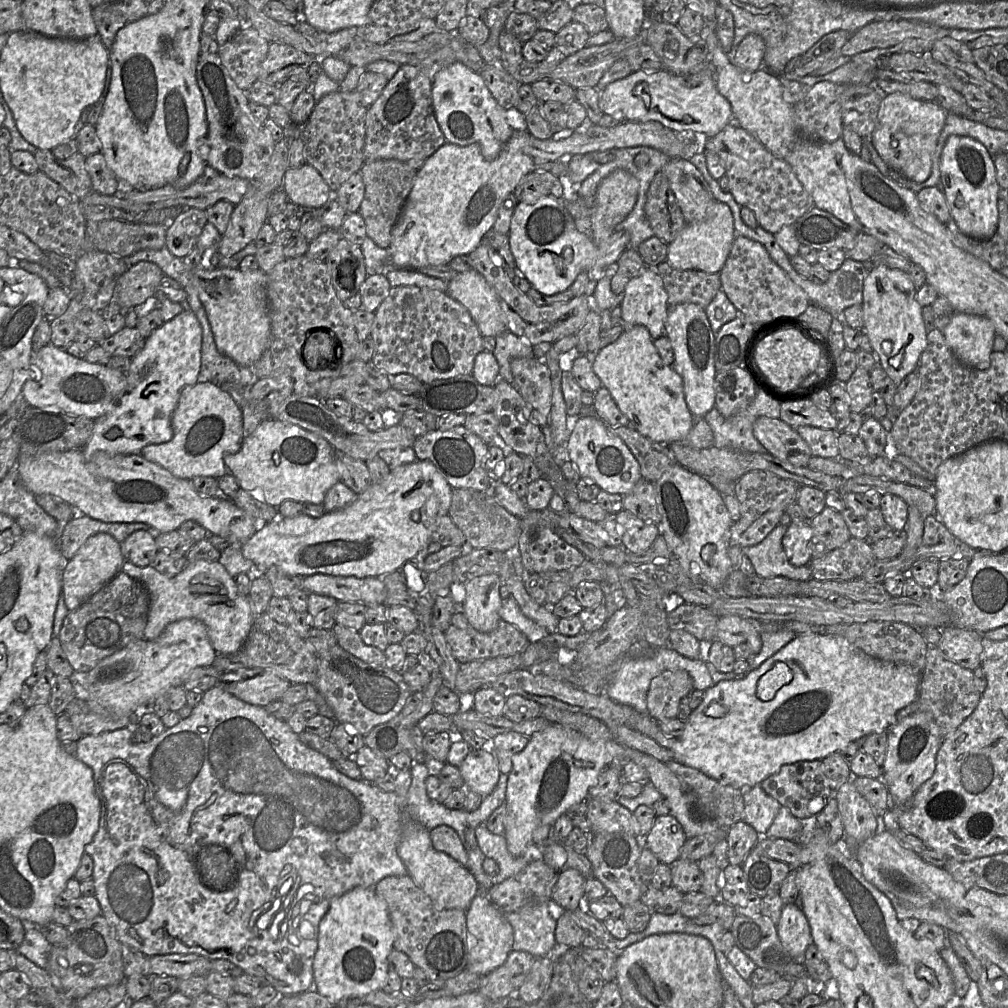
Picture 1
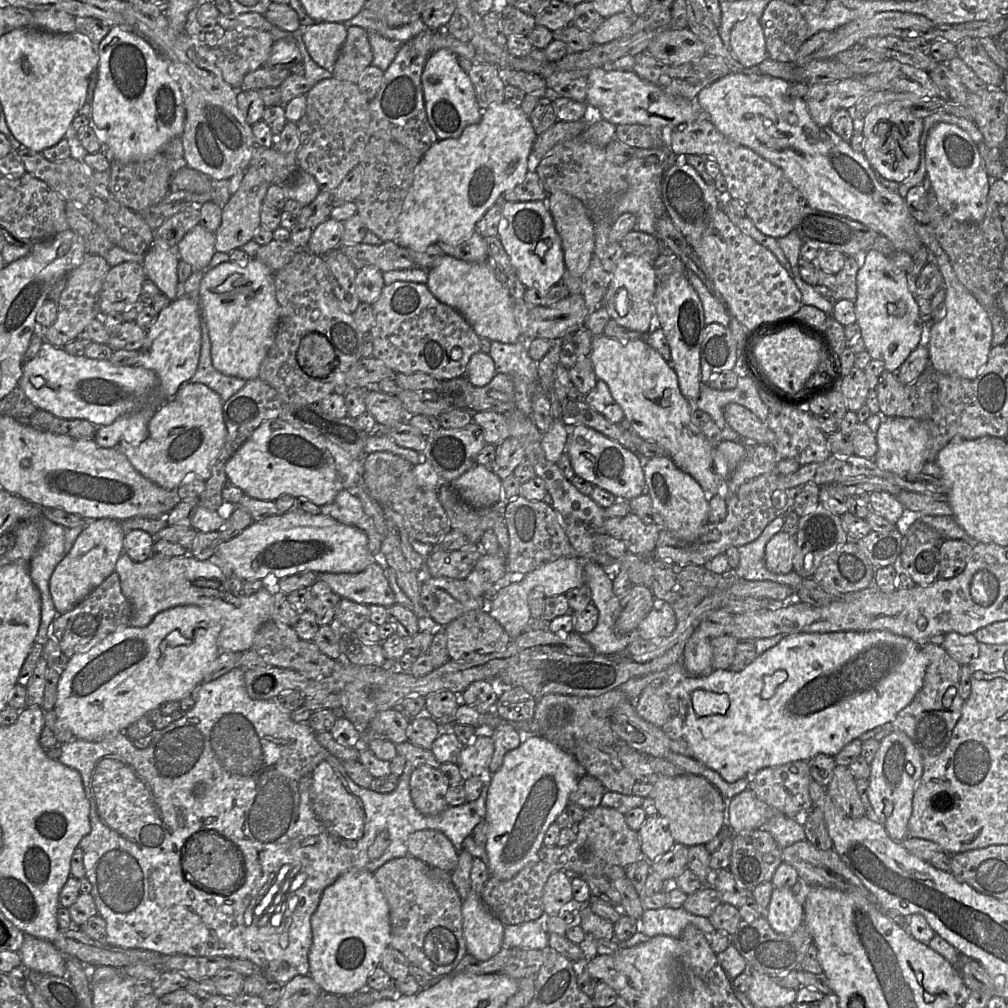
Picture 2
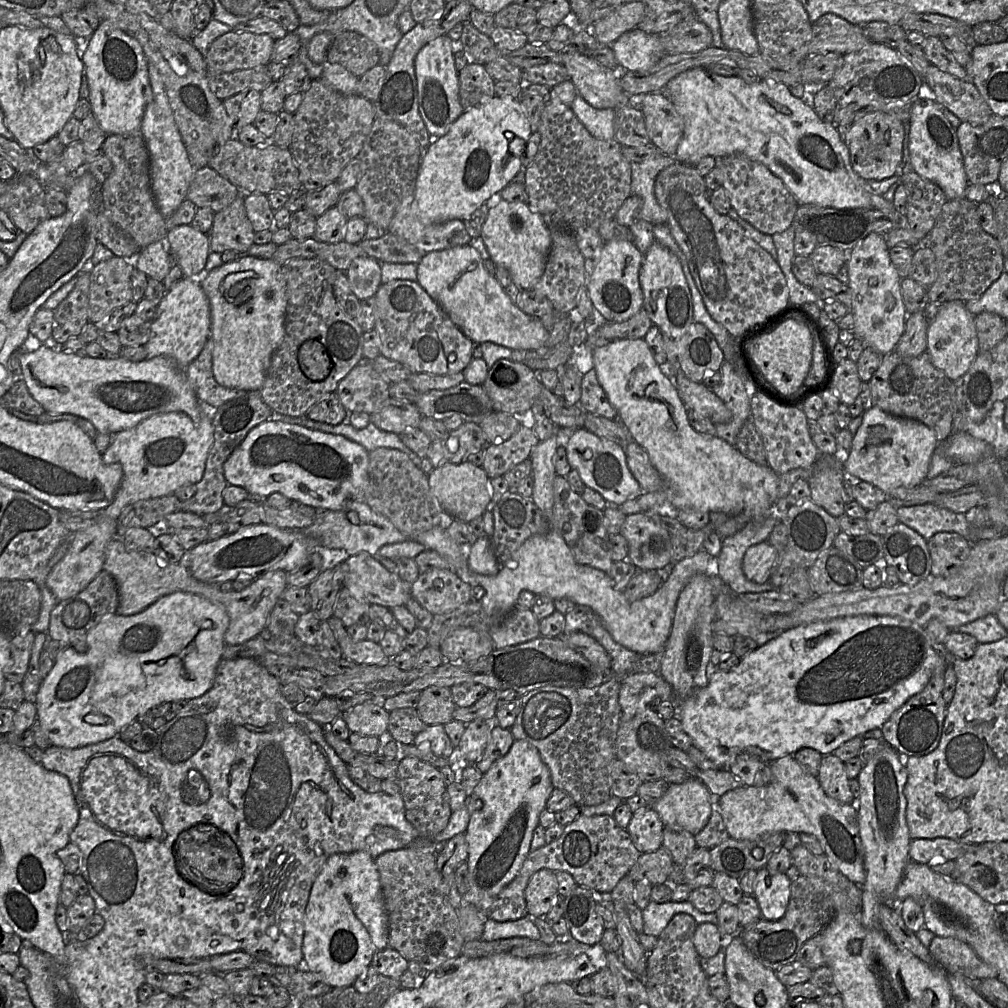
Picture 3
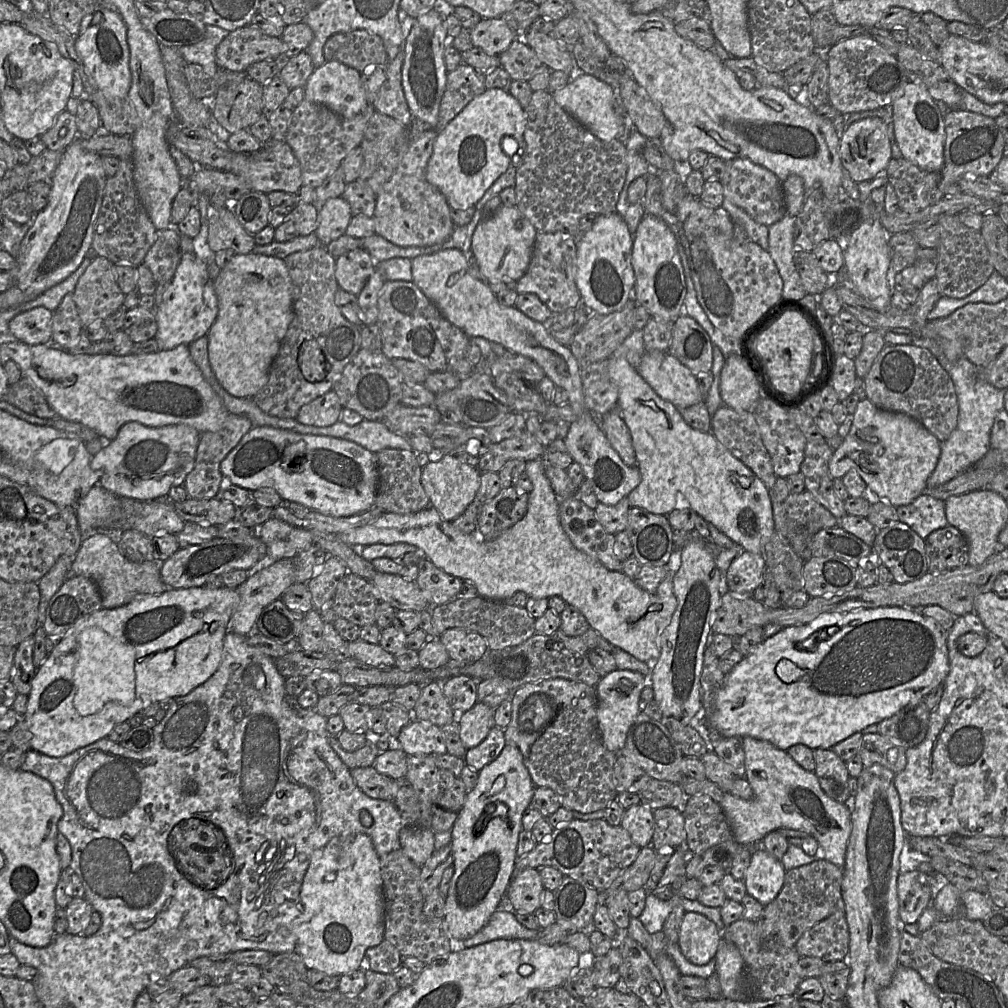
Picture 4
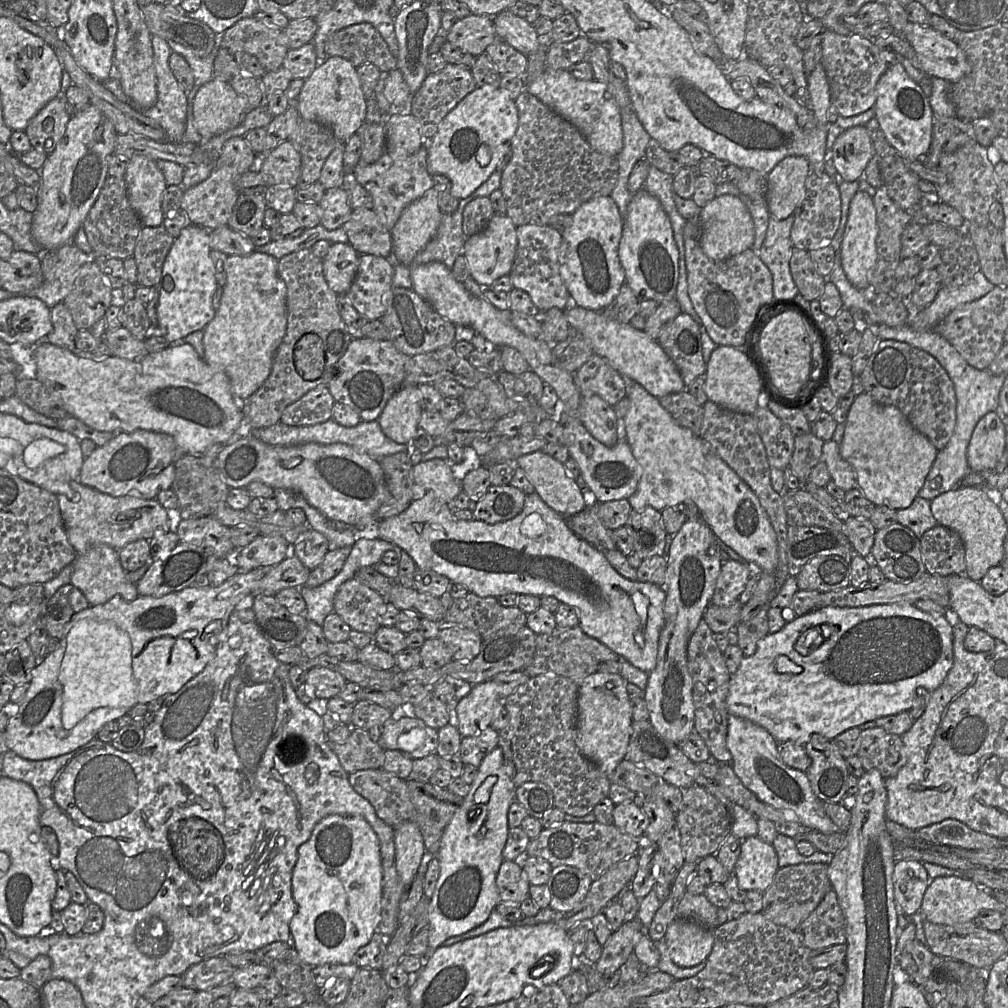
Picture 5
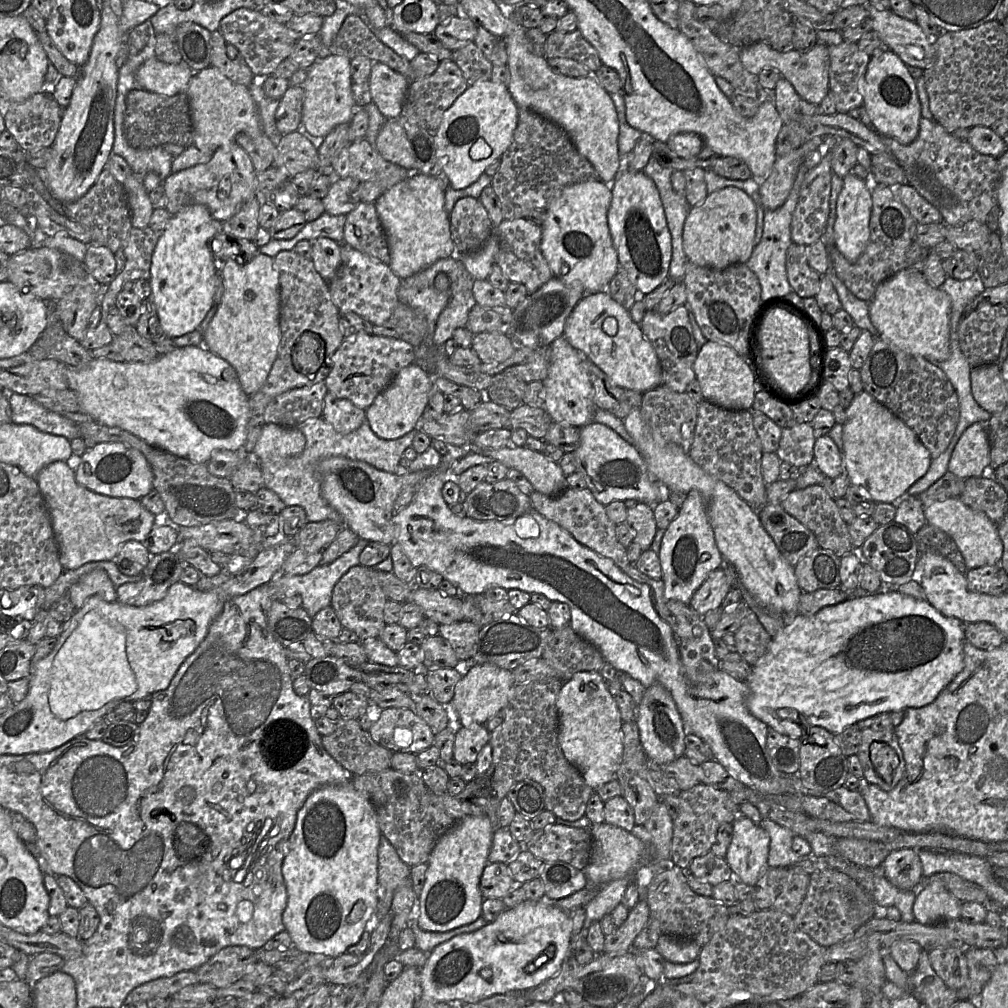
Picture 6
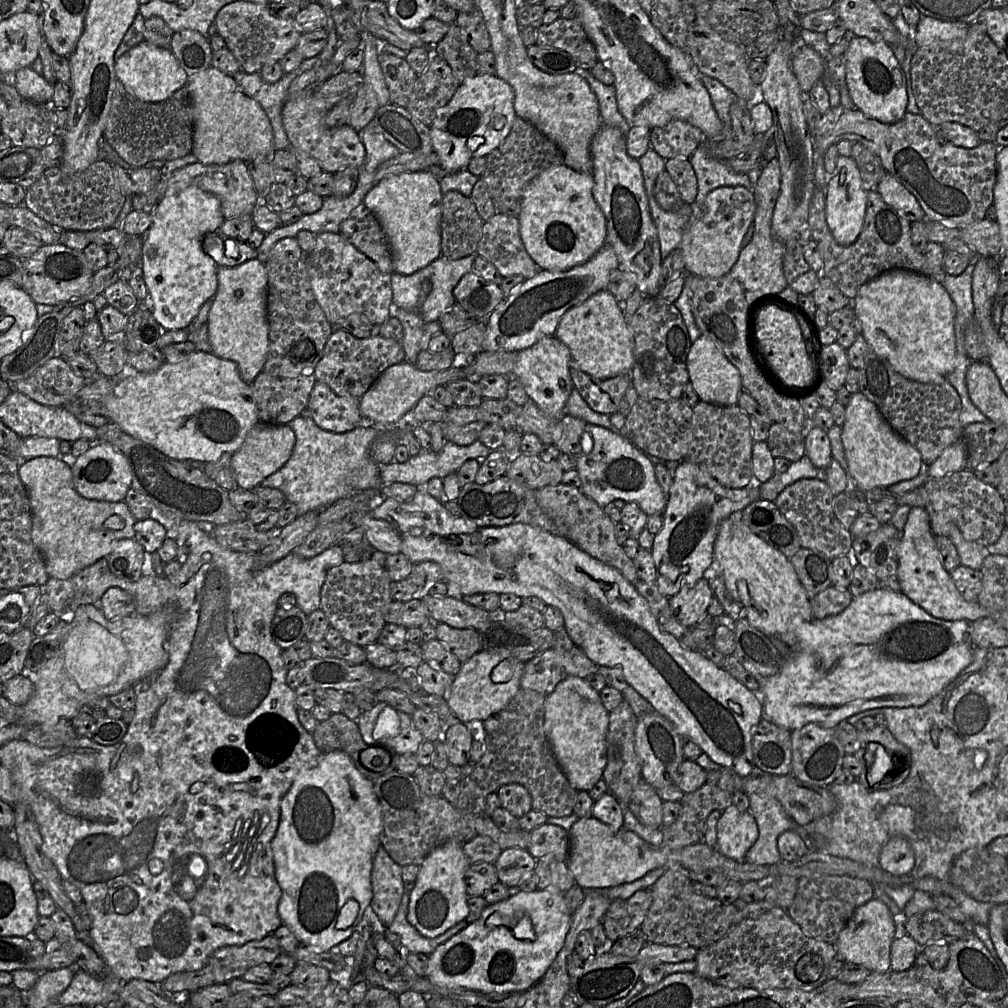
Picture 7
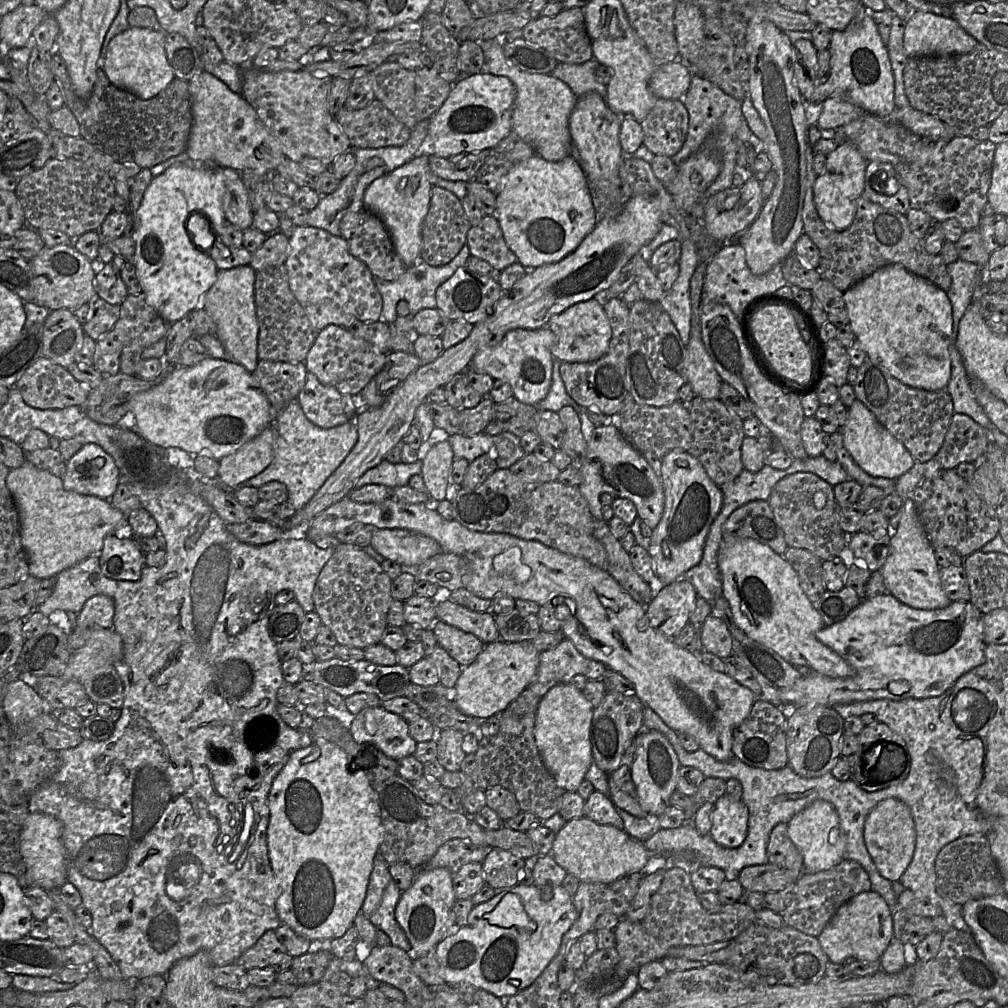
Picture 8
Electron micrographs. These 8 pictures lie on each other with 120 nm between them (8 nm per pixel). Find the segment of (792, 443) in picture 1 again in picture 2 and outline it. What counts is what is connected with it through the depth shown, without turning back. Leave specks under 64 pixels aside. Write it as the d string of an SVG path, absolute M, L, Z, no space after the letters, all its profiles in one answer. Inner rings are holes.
M730 403L724 408L724 416L728 425L744 439L767 446L774 446L774 432L766 422L761 421L744 406Z

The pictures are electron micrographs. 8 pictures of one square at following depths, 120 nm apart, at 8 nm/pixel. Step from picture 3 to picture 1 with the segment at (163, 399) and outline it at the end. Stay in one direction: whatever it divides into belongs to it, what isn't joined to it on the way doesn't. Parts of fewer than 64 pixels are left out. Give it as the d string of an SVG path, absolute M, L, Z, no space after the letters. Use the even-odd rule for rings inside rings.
M50 342L36 352L32 352L29 371L39 372L39 379L27 380L22 388L22 396L34 408L57 407L69 415L85 416L93 420L104 415L120 397L127 386L126 373L107 365L90 363L76 358L66 350Z

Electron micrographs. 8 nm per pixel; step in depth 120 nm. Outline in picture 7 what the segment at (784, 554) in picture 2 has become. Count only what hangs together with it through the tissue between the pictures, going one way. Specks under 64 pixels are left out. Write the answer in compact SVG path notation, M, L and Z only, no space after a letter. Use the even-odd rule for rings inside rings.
M702 577L693 586L684 587L669 597L669 605L676 619L683 626L691 627L707 614L713 597L709 580Z

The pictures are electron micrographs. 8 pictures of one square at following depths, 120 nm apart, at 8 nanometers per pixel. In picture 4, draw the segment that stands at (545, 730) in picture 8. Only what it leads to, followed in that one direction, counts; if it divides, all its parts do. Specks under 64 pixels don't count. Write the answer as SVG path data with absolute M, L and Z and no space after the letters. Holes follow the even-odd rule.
M630 670L610 672L595 686L597 694L597 723L604 746L612 752L619 753L623 748L628 731L640 713L640 694L645 686L645 676Z

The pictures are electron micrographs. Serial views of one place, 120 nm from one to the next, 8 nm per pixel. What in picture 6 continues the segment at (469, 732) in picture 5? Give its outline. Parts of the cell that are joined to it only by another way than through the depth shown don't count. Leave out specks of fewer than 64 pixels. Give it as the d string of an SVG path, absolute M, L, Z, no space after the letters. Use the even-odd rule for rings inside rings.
M493 664L474 665L462 670L462 678L449 705L456 710L462 727L485 725L508 704L514 686L512 671Z

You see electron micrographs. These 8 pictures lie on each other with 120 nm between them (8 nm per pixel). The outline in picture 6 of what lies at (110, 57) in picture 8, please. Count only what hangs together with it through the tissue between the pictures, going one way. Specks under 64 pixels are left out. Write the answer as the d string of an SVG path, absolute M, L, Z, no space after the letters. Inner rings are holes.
M156 57L144 62L136 72L136 79L142 89L167 96L181 92L187 88L194 72L184 62L167 64Z

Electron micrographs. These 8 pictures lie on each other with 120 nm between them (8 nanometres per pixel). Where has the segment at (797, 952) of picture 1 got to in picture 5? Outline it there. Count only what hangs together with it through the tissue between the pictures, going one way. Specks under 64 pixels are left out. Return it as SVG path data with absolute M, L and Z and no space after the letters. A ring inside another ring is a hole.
M758 836L741 840L741 851L733 874L742 889L765 892L779 869L777 853L772 844Z

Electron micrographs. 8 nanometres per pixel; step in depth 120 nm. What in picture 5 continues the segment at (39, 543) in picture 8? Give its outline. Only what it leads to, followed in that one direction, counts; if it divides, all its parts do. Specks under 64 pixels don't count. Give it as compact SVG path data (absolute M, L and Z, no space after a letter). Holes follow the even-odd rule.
M79 481L70 482L70 488L79 494L78 501L72 501L65 494L58 494L57 499L68 540L78 555L99 544L119 551L130 542L139 539L149 540L154 534L170 531L168 511L156 498L114 497Z

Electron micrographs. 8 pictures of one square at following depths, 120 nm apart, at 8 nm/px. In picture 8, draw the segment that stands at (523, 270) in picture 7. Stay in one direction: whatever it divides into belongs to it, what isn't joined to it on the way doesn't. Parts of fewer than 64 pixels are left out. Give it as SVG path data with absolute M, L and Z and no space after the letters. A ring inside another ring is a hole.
M485 215L481 222L467 233L471 255L483 259L499 271L518 262L516 255L507 246L498 220Z

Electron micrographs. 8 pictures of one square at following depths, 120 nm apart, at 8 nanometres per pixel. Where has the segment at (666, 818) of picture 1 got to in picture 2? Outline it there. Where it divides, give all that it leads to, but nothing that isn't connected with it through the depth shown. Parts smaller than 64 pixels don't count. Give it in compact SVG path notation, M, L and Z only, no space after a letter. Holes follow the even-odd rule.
M658 814L647 816L637 833L642 855L650 863L662 857L675 844L667 819Z

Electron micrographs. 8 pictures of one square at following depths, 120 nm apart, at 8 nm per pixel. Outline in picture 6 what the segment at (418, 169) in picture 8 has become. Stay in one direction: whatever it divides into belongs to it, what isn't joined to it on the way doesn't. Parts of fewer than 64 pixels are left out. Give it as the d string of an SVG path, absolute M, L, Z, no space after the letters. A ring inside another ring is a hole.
M413 172L410 177L386 190L374 205L389 245L389 267L401 280L440 259L456 256L449 215L445 210L444 184L440 180Z

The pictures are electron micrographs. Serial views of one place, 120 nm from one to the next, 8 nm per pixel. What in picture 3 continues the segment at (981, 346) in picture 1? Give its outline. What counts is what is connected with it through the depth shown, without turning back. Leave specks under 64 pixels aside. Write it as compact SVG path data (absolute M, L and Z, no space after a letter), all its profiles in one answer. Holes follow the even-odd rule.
M948 301L941 305L927 330L927 352L933 365L951 381L963 376L979 354L975 315L969 312L963 301Z

